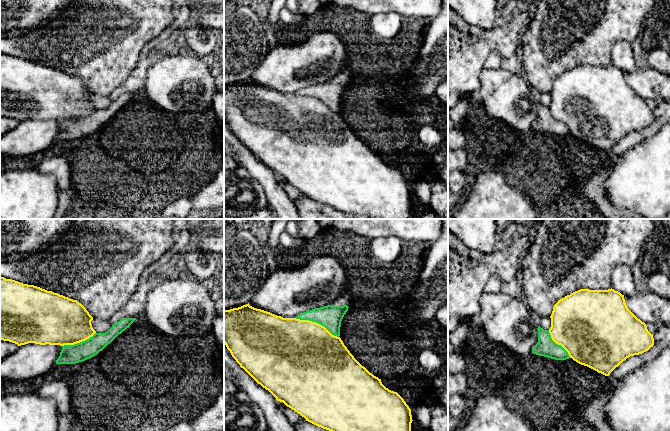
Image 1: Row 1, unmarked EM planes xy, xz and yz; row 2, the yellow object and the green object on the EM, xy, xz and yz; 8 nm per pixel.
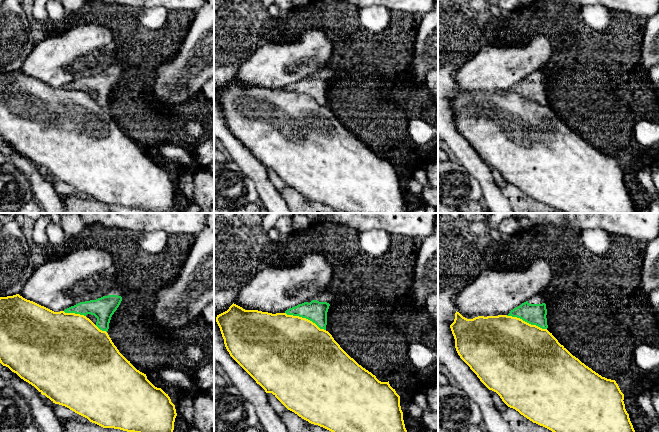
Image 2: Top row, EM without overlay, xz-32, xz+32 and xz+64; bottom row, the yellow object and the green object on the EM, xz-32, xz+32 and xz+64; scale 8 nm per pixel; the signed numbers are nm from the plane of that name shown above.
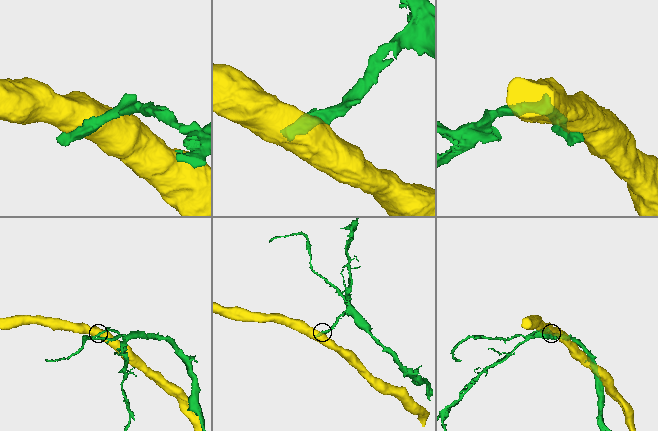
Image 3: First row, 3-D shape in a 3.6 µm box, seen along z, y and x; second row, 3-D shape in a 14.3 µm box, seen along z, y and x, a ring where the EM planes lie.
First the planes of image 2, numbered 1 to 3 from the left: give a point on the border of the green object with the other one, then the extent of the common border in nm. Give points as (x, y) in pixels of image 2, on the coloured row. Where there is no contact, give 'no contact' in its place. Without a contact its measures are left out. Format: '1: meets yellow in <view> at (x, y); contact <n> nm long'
1: meets yellow in xz-32 at (74, 313); contact 190 nm long
2: meets yellow in xz+32 at (305, 318); contact 360 nm long
3: meets yellow in xz+64 at (526, 322); contact 340 nm long

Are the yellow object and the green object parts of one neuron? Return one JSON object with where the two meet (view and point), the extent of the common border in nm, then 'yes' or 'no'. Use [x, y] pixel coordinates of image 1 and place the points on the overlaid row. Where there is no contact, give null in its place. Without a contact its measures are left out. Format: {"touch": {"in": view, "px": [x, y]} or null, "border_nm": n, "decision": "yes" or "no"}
{"touch": {"in": "xz", "px": [317, 323]}, "border_nm": 380, "decision": "no"}

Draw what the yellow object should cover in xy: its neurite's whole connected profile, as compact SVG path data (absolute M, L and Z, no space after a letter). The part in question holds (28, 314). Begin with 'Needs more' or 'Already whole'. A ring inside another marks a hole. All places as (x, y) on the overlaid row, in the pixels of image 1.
Already whole. M0 277L0 340L18 346L28 343L40 345L74 345L92 337L93 317L77 300Z

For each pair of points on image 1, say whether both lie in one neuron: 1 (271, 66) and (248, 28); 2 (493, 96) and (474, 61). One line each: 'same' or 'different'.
1: different
2: different

